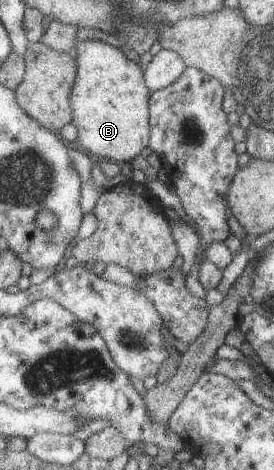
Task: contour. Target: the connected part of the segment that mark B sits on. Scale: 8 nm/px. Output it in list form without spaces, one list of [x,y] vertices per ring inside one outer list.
[[[78,41],[78,76],[72,89],[73,124],[77,127],[76,145],[105,160],[123,164],[135,159],[150,145],[152,127],[150,100],[152,90],[147,85],[143,69],[125,52],[105,41]]]

